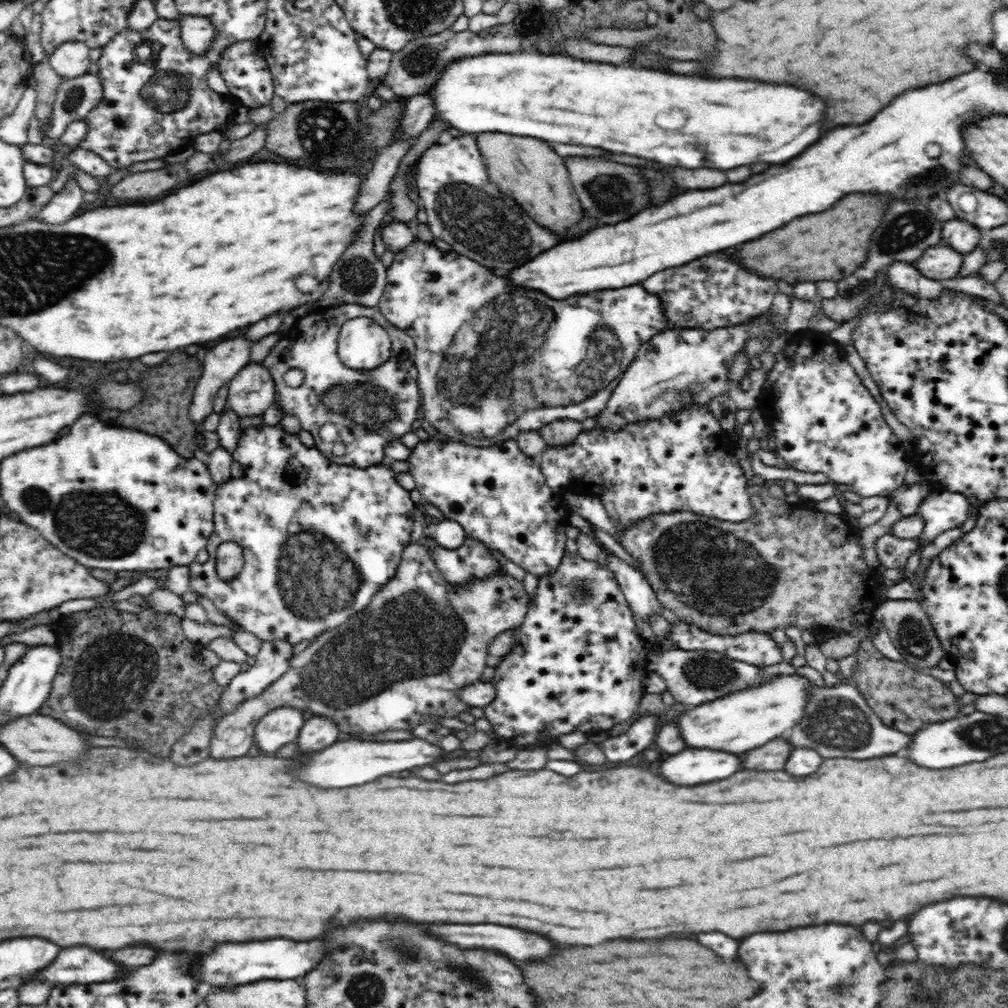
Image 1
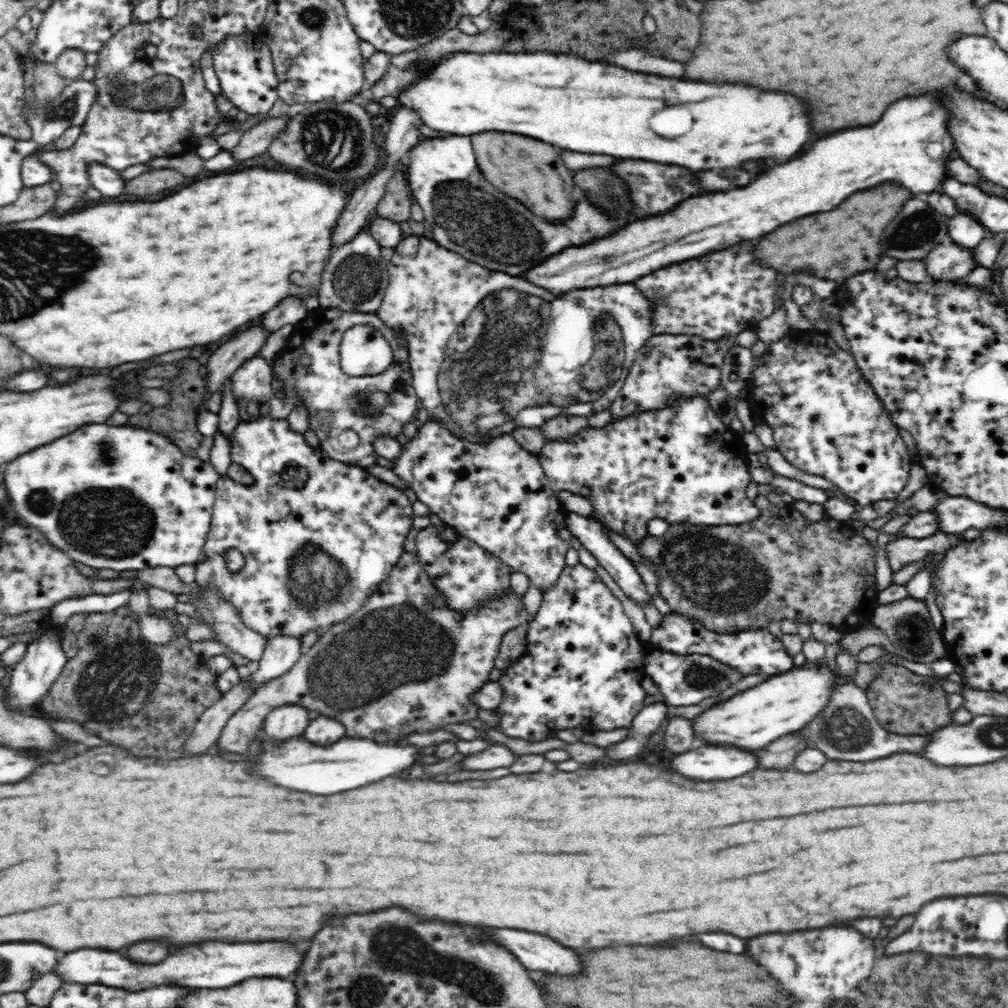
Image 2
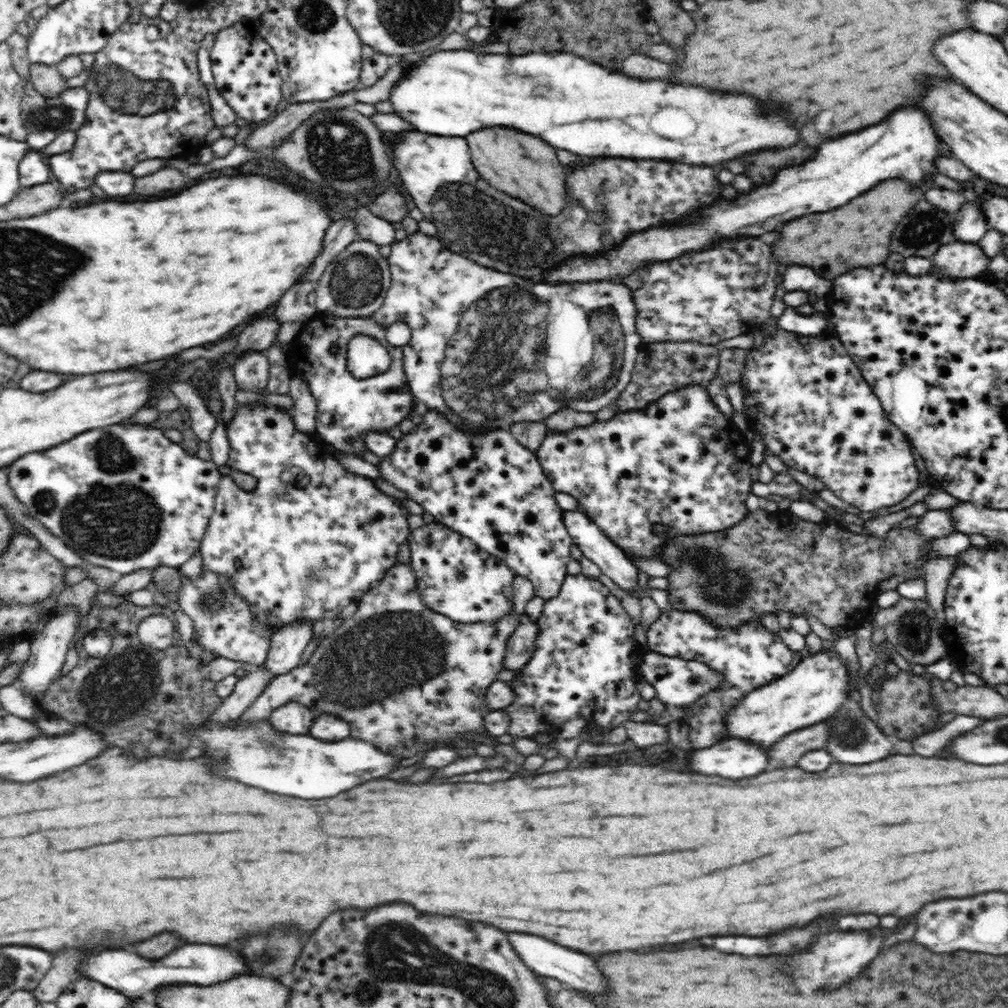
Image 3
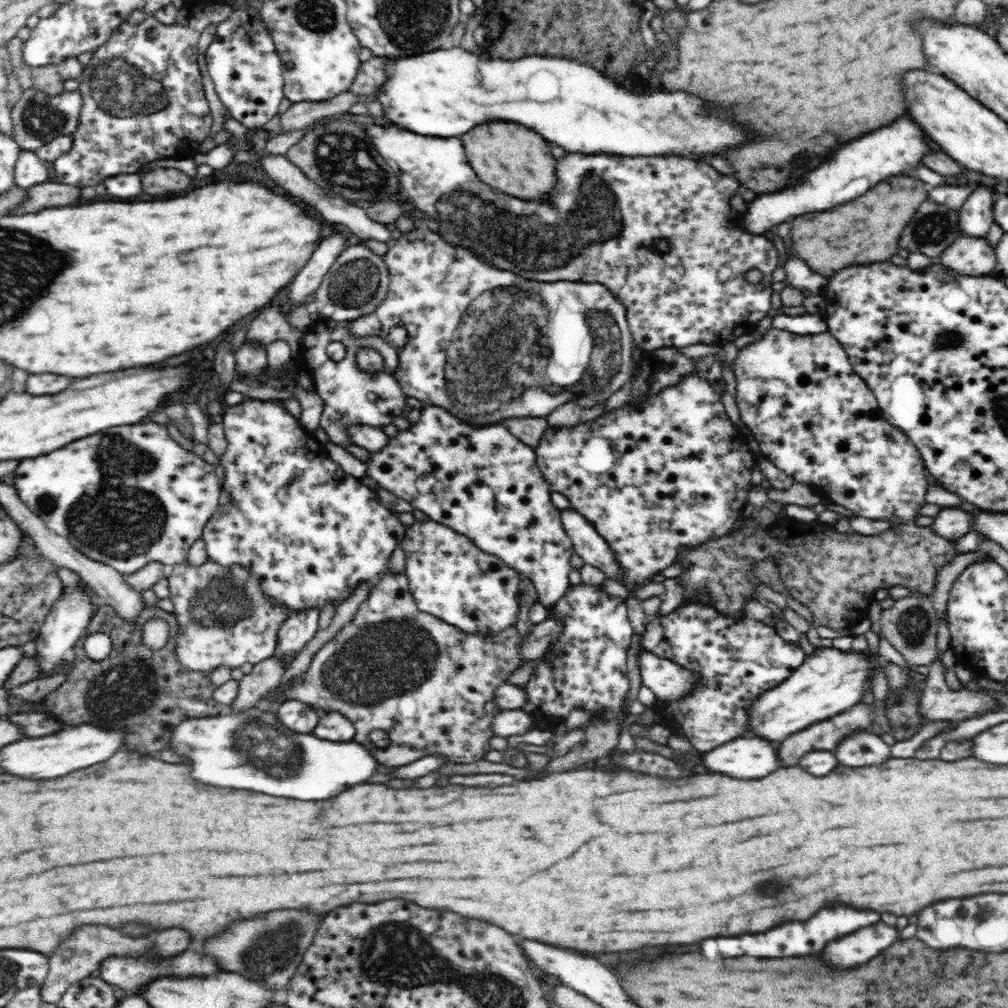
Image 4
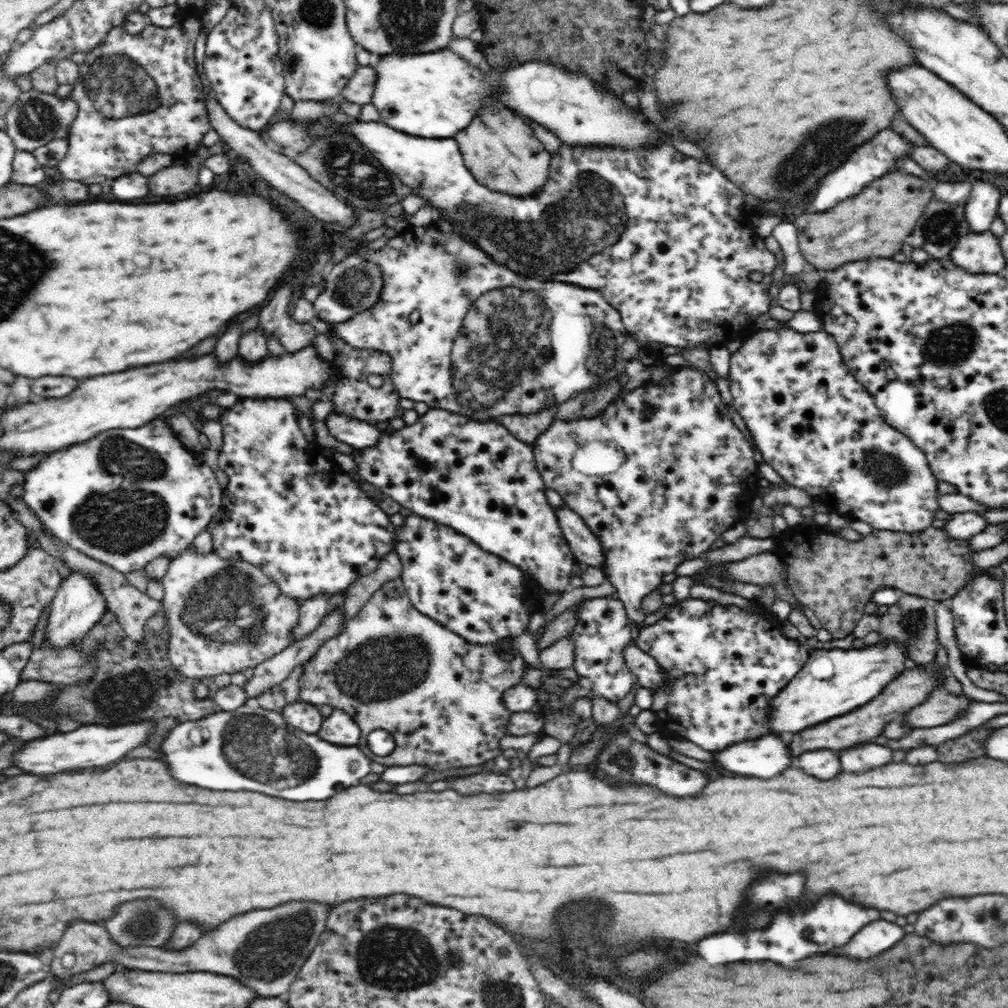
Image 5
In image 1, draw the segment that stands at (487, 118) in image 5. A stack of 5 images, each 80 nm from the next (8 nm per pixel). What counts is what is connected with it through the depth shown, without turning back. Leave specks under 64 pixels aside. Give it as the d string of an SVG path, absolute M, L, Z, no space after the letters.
M478 133L476 143L488 166L489 179L509 197L512 197L540 226L558 234L578 224L582 210L581 200L571 183L564 157L559 156L545 141L528 136L503 133Z

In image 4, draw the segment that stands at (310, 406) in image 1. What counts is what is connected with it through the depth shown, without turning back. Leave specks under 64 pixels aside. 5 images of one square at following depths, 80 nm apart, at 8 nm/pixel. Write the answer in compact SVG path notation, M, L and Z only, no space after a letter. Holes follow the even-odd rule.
M320 318L316 320L313 325L309 326L310 332L306 330L306 336L304 337L304 346L297 350L300 352L298 354L298 360L302 360L306 366L302 368L310 368L314 376L314 383L316 384L316 390L314 392L318 393L318 396L324 401L324 412L322 412L322 420L320 420L319 426L321 426L326 434L329 436L329 441L334 444L340 445L343 448L347 445L353 444L350 437L346 434L347 426L350 425L366 425L374 426L374 428L382 428L387 424L392 424L392 420L396 416L402 416L404 408L406 408L406 393L404 389L400 386L399 380L396 376L396 370L399 366L399 353L395 346L390 344L382 335L376 335L373 333L372 336L362 336L362 338L357 338L357 335L350 333L348 326L350 324L348 321L336 322L330 319ZM330 342L342 342L345 346L345 357L340 361L334 361L330 359L330 356L326 353L326 346ZM360 348L373 348L377 350L383 358L385 369L383 371L362 371L358 365L356 365L356 354Z

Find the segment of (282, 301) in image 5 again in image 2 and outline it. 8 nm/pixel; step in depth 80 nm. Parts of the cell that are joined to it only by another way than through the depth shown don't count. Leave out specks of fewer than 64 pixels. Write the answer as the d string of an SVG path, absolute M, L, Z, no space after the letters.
M252 326L250 330L238 334L234 340L220 346L208 362L208 372L204 392L216 394L226 385L235 372L250 358L260 351L268 332L262 326Z

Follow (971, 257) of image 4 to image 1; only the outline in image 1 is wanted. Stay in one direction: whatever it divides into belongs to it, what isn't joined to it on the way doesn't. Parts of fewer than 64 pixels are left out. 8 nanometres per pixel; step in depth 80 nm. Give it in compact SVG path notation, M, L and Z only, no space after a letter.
M942 244L924 250L924 254L914 261L918 272L932 280L956 278L960 275L961 263L962 254Z

